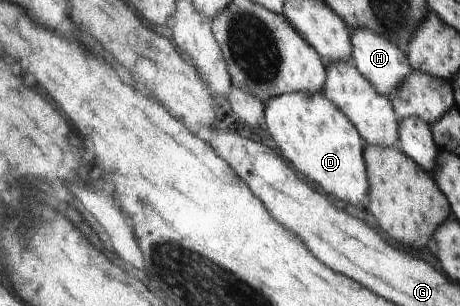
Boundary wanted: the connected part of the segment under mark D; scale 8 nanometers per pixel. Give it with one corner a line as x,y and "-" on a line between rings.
285,93
264,104
263,125
284,154
305,178
319,184
325,192
335,194
339,200
357,204
367,194
368,170
363,160
363,140
356,125
323,93

